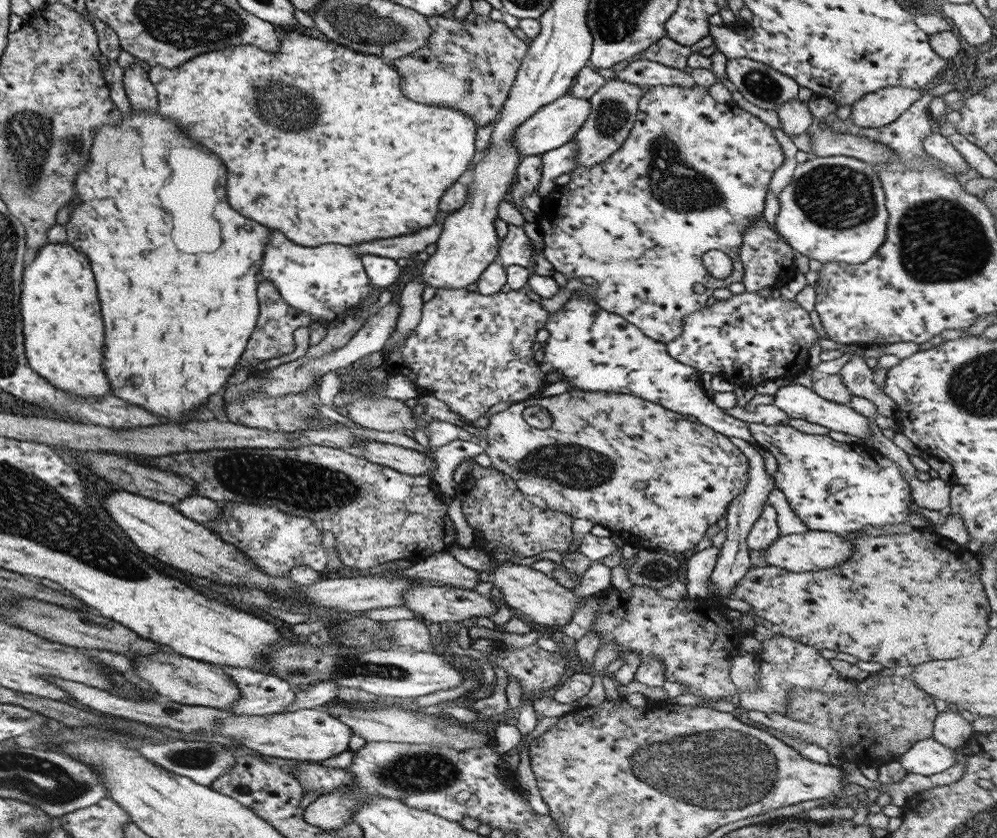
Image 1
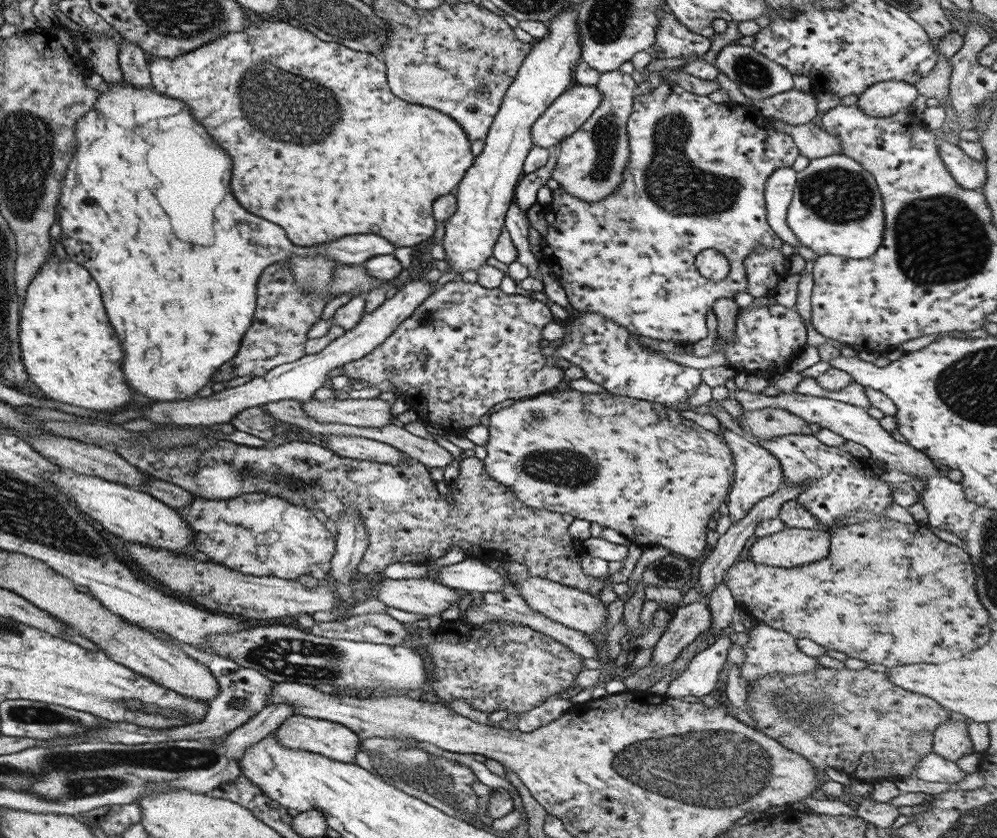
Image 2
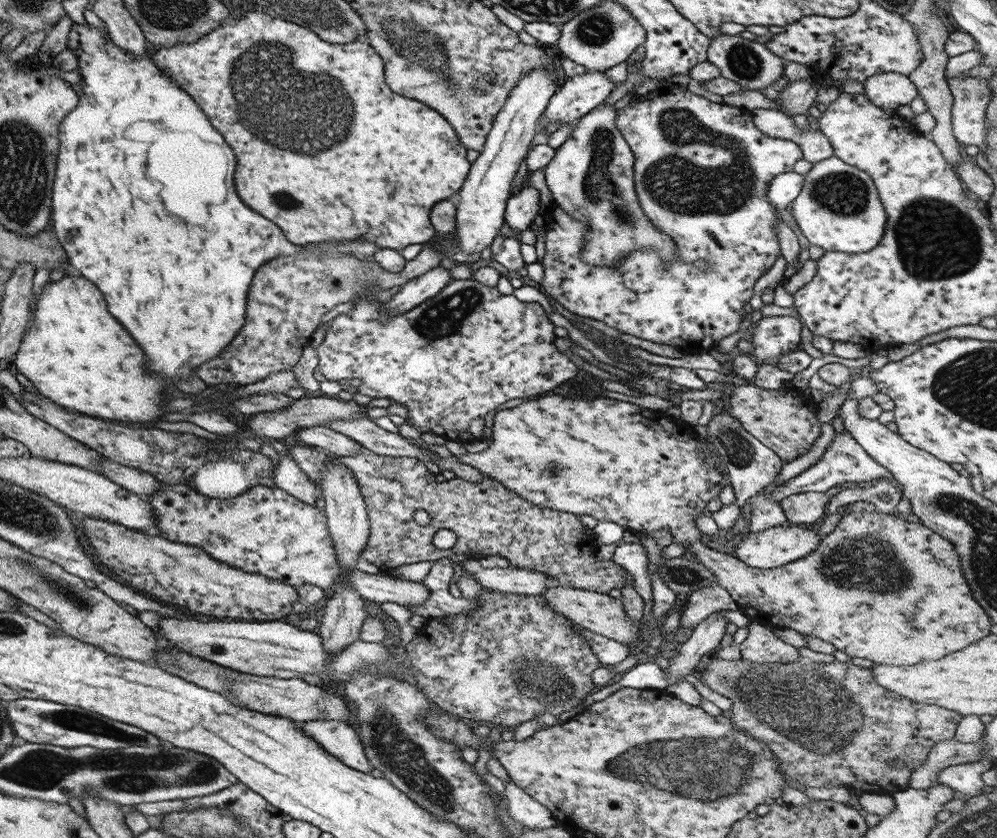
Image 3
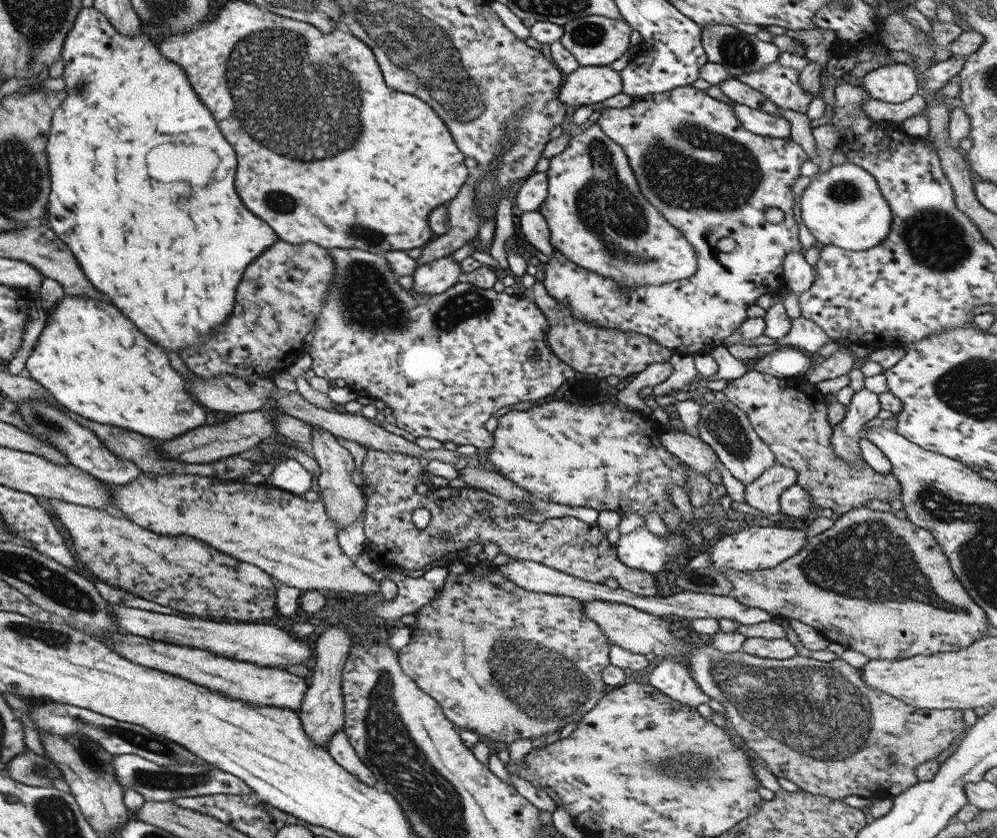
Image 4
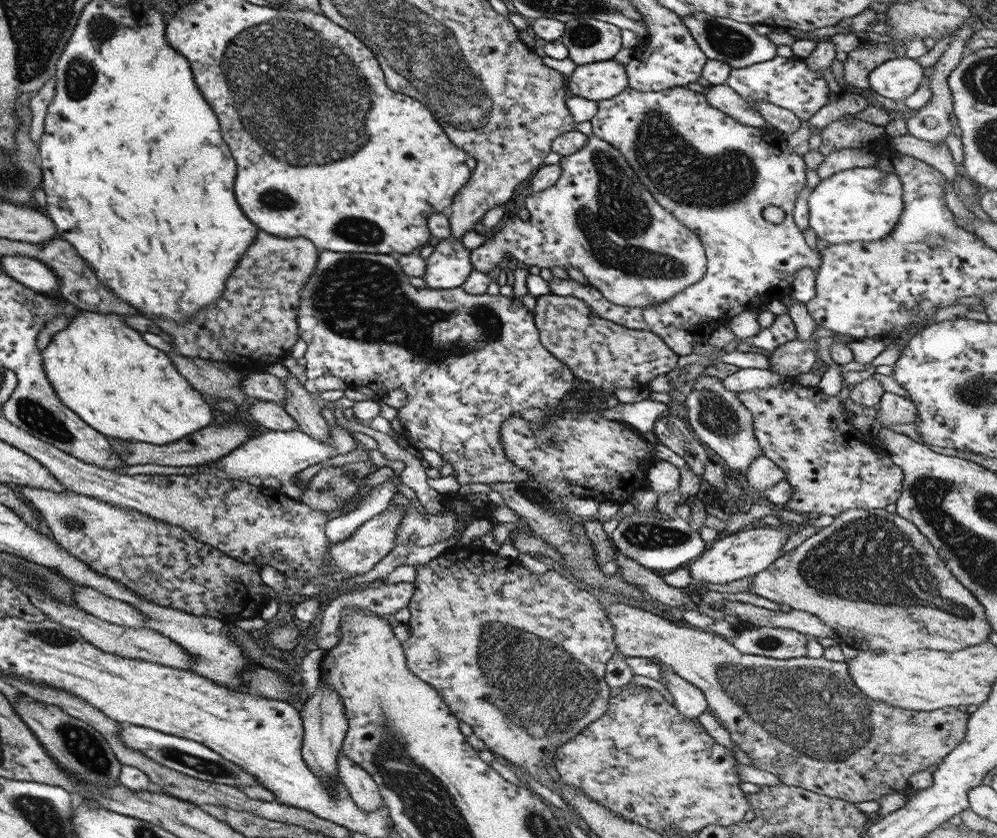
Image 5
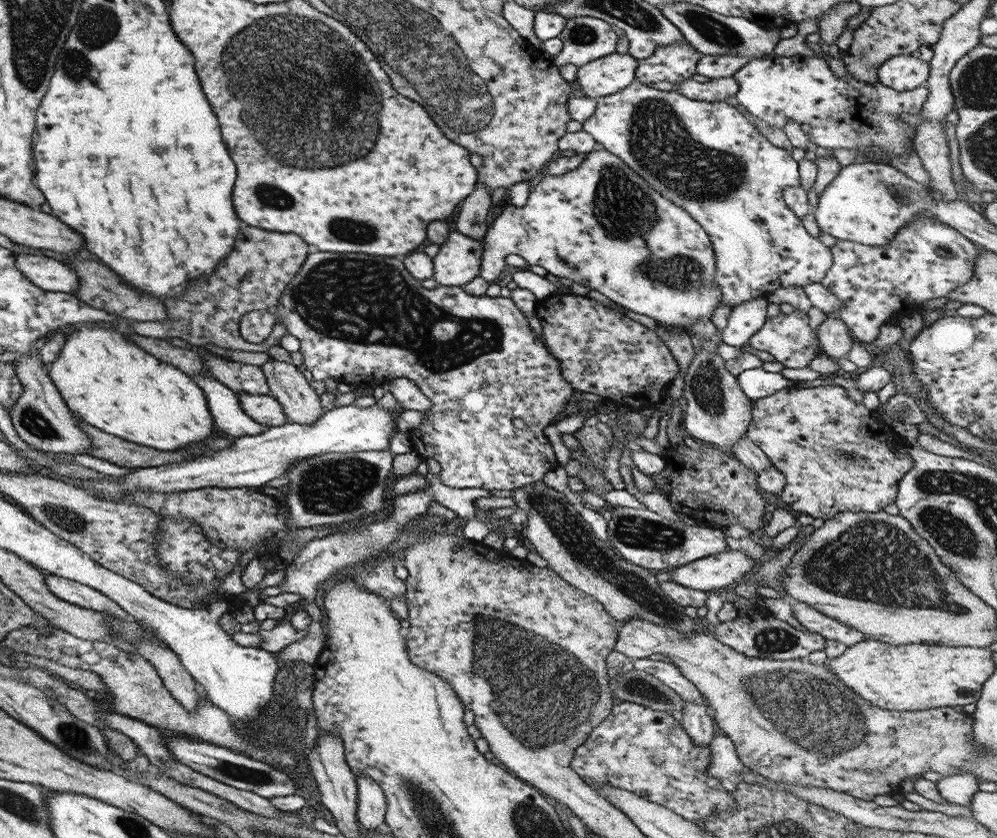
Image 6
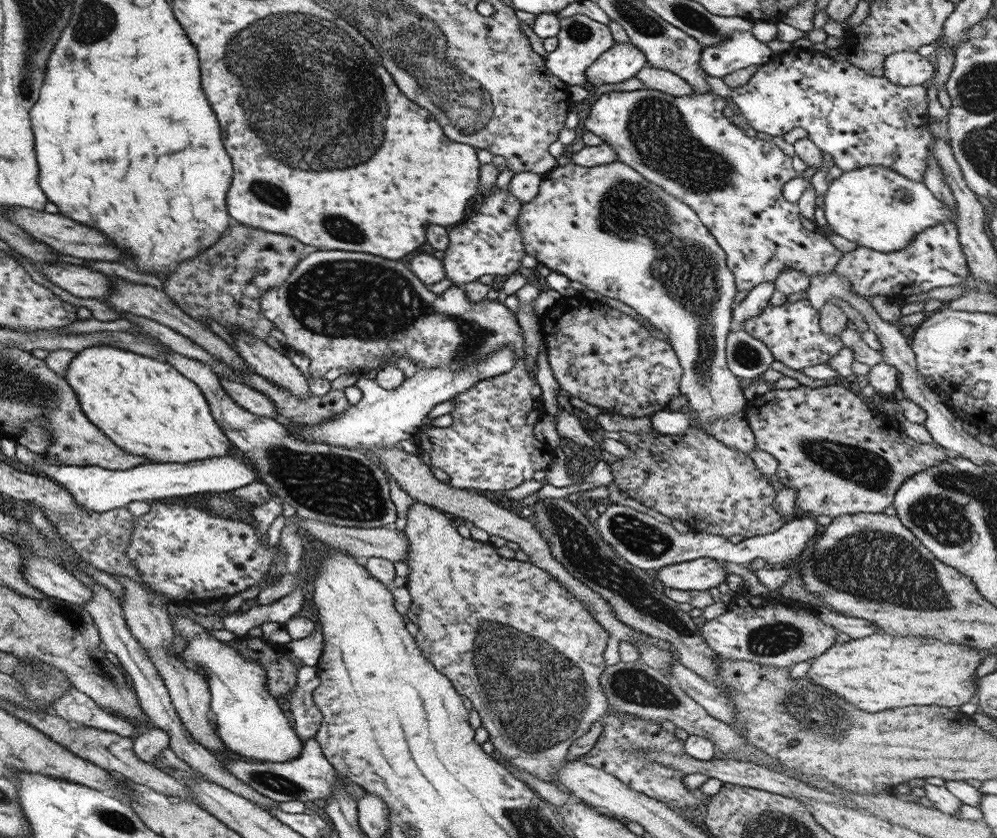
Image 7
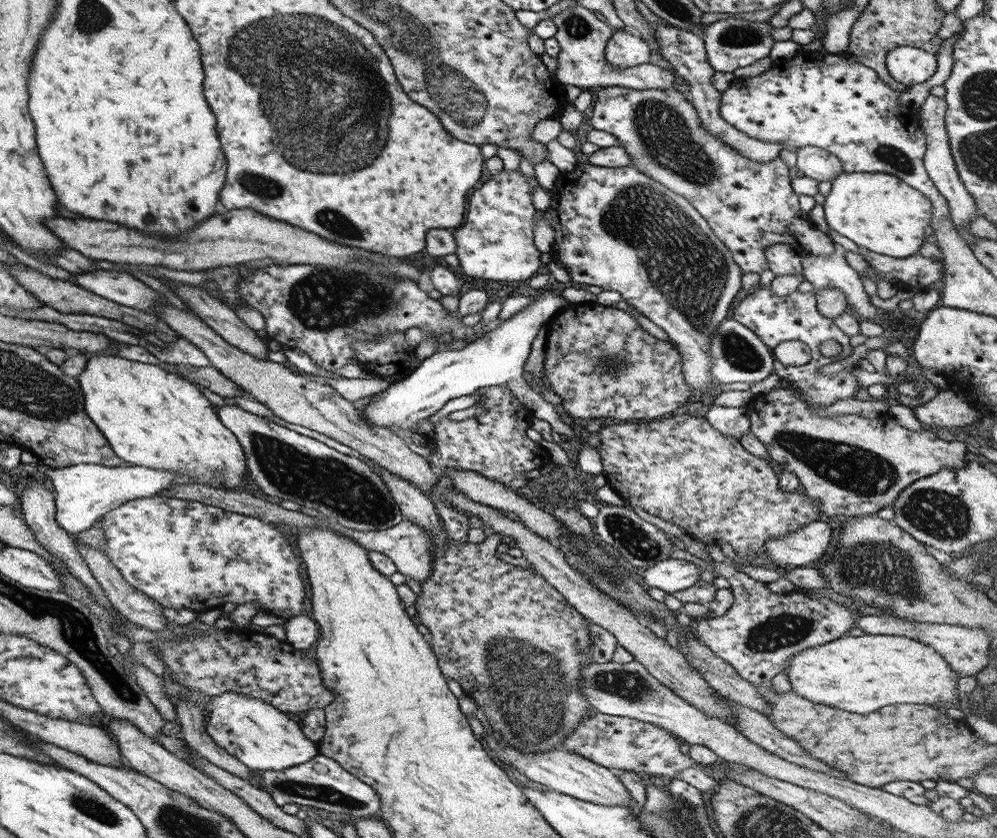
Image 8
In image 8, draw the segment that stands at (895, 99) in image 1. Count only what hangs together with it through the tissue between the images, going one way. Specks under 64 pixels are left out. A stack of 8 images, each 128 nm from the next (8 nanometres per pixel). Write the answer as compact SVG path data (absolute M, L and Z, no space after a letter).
M901 46L887 52L885 67L893 80L909 87L929 80L937 68L937 59L930 48Z

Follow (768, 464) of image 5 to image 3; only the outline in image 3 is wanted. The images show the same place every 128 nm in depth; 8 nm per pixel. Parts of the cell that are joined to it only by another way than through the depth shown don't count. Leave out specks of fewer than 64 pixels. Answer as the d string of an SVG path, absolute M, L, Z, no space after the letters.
M823 423L820 426L820 433L814 440L810 450L786 462L768 488L760 490L755 496L750 496L747 502L752 506L750 519L748 520L749 533L759 533L761 530L787 524L785 515L778 505L779 502L772 500L770 494L782 482L797 476L797 474L809 468L816 460L819 460L819 457L825 452L826 446L835 438L835 435L835 428L831 427L829 423Z

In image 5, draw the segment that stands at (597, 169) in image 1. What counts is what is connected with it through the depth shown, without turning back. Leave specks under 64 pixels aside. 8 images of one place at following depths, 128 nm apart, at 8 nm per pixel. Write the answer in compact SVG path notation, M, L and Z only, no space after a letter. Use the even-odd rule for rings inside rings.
M681 86L647 93L627 87L611 99L596 102L596 106L596 114L589 120L592 133L616 148L653 200L695 233L706 256L706 271L699 281L686 286L670 299L644 307L613 304L605 300L593 285L580 284L573 279L553 277L546 282L549 293L582 300L592 314L608 322L655 333L675 354L685 356L691 354L691 346L701 342L701 337L708 338L716 326L725 324L744 310L788 298L793 275L799 269L817 272L820 251L805 242L792 217L795 197L804 193L806 166L802 156L787 145L785 135L776 130L741 125L712 108L701 93ZM765 206L781 208L783 221L777 224L765 221L761 216Z

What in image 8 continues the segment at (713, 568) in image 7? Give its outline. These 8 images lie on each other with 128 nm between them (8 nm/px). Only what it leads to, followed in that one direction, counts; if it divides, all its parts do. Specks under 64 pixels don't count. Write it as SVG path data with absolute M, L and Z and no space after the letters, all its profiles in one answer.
M663 560L643 572L641 581L645 588L657 588L665 594L686 590L701 576L699 567L685 560Z

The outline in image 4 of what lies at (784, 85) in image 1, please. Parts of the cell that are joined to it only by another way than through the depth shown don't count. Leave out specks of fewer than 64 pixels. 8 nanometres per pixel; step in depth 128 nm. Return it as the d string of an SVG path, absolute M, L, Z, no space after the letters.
M699 24L701 31L701 46L707 61L721 64L727 70L729 77L739 77L747 72L755 72L765 65L771 65L778 60L780 51L770 42L764 42L755 37L737 31L734 25Z

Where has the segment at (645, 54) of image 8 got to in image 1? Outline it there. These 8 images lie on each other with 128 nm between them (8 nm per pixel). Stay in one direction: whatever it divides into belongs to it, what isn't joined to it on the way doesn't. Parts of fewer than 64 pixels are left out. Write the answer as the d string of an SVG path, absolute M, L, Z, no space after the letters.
M568 92L552 100L549 105L545 104L531 118L527 118L518 127L515 127L510 142L521 158L546 153L548 150L557 148L565 144L565 141L574 138L576 130L587 119L589 108L591 108L591 105L589 105L588 100L575 98Z

